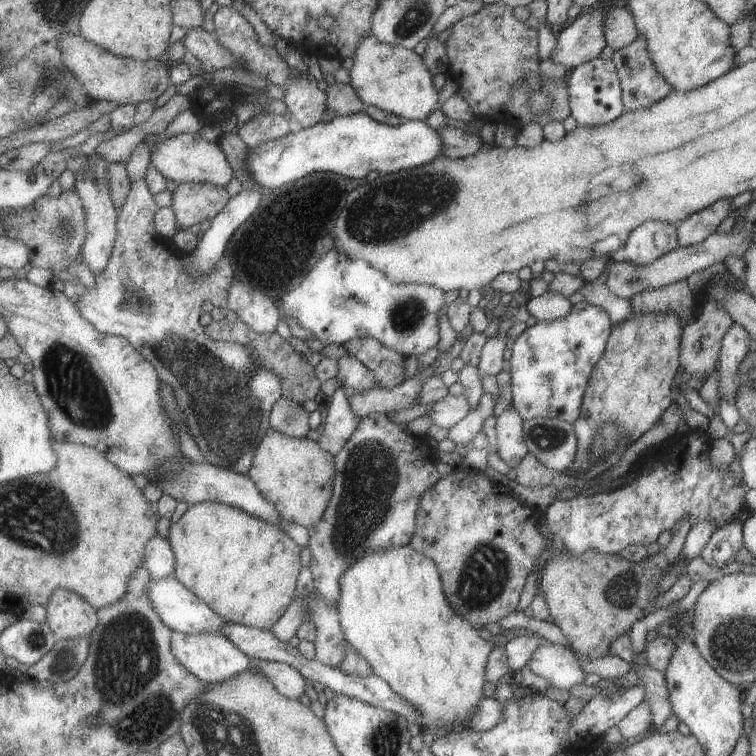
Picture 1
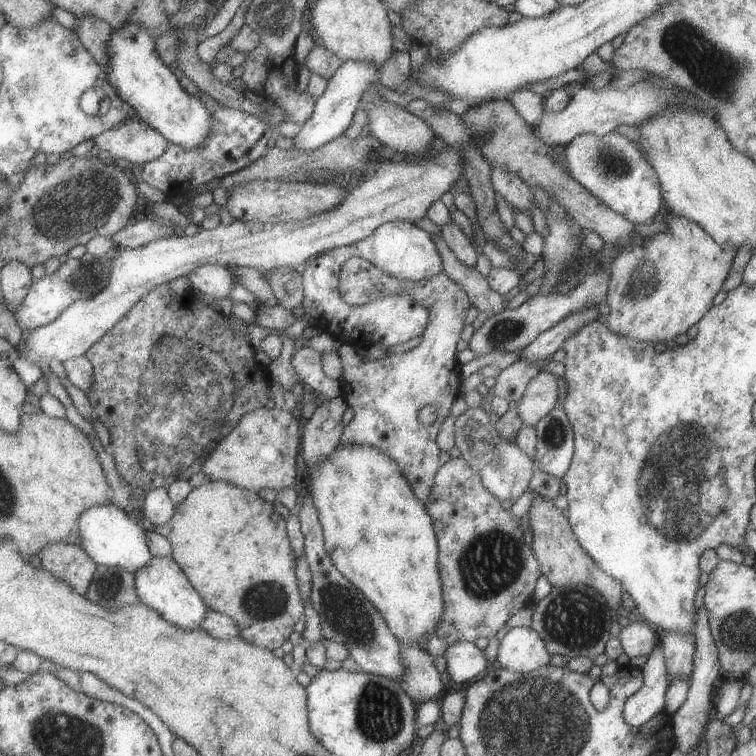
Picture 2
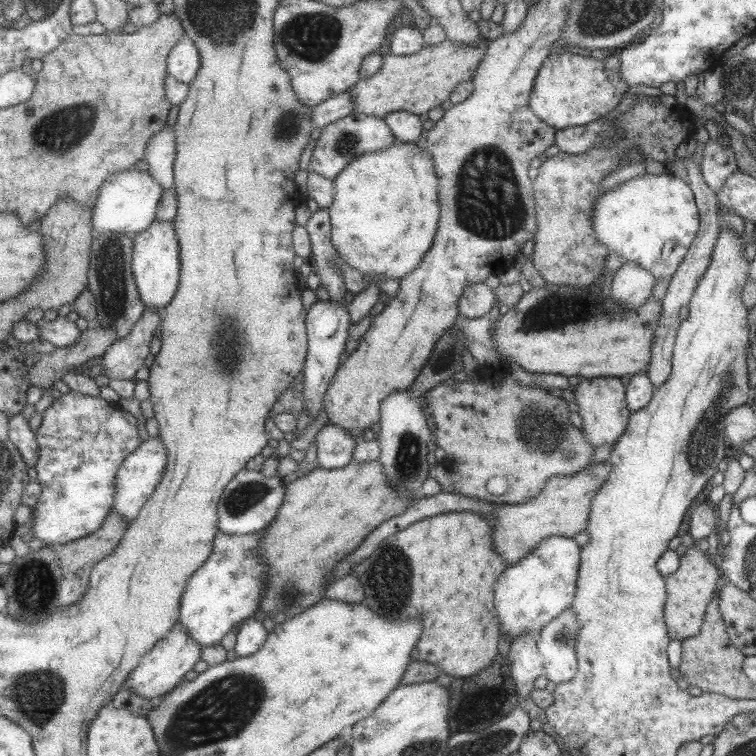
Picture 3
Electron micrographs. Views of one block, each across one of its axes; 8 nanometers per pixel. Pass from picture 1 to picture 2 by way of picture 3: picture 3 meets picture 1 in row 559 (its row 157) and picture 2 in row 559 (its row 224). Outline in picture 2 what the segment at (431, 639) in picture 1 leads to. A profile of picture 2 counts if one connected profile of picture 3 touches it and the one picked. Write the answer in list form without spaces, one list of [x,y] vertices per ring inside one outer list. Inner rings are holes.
[[[346,444],[346,446],[338,445],[336,450],[320,460],[308,474],[309,494],[314,498],[314,506],[318,510],[320,516],[320,525],[323,529],[323,536],[325,539],[325,548],[330,556],[336,569],[349,581],[352,585],[360,590],[364,594],[364,597],[369,601],[384,618],[386,624],[390,628],[390,631],[399,642],[406,642],[406,644],[418,644],[420,648],[427,648],[428,640],[432,638],[435,631],[440,626],[440,618],[444,614],[444,598],[442,582],[439,570],[439,547],[437,542],[436,532],[434,531],[433,521],[430,514],[426,512],[425,504],[420,502],[410,484],[406,482],[404,474],[400,472],[398,464],[388,456],[384,454],[382,450],[374,448],[374,446],[360,446],[356,444]]]

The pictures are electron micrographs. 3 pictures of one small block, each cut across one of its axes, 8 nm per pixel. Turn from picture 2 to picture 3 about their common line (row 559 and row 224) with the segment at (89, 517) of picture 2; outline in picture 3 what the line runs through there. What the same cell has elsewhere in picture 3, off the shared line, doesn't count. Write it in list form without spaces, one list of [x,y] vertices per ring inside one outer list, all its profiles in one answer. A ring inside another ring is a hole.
[[[136,168],[120,170],[107,178],[99,190],[99,196],[93,206],[93,236],[127,235],[134,238],[149,228],[156,219],[156,210],[163,196],[163,189],[150,172],[140,172]]]

